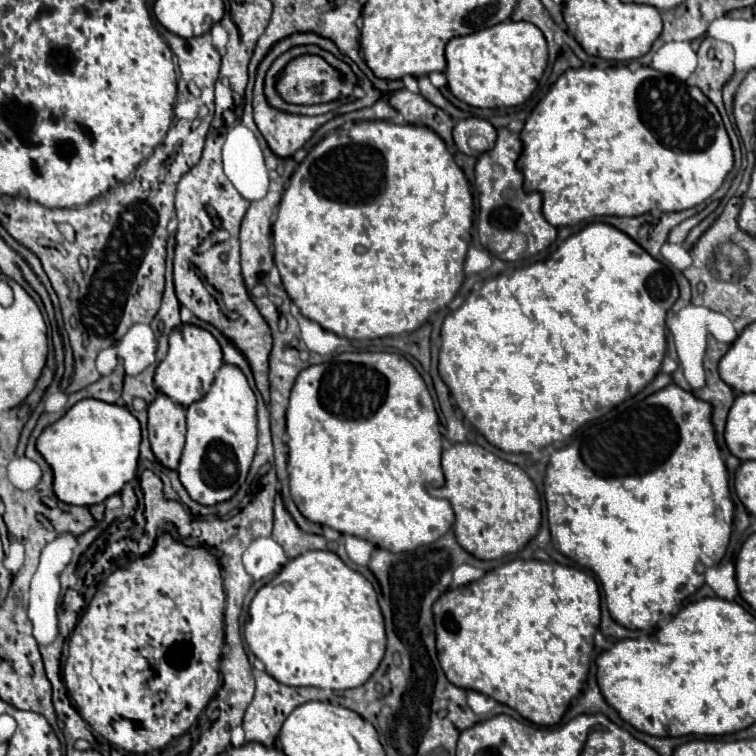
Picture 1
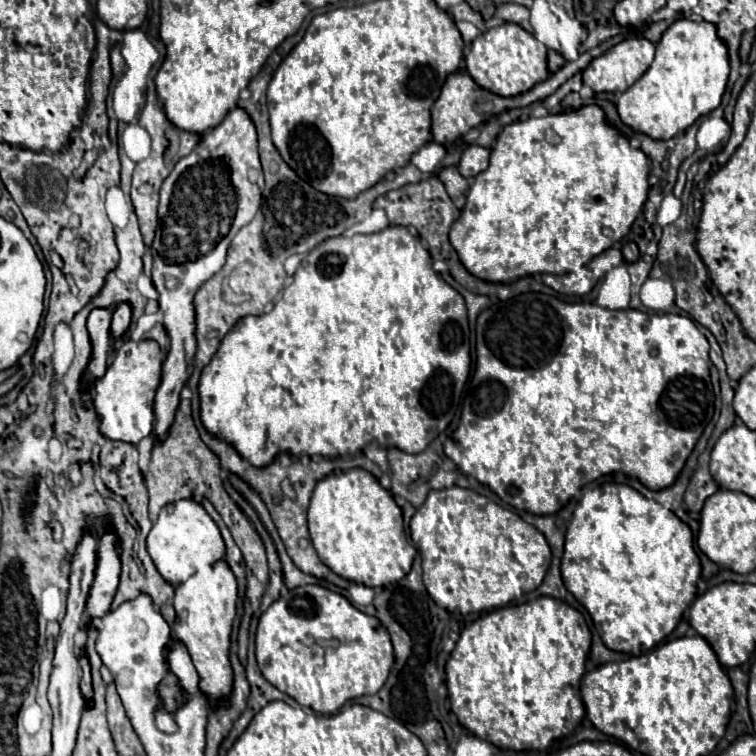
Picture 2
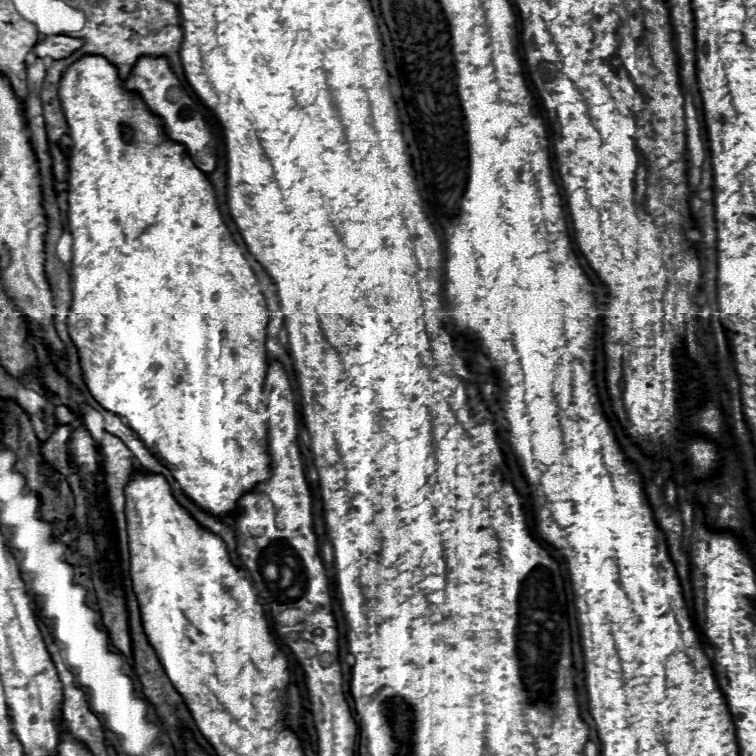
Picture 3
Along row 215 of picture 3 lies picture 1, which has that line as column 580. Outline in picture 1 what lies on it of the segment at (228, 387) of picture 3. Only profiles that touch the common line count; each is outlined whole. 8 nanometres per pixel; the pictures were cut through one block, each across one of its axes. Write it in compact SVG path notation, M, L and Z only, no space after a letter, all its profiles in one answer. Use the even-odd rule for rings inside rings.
M617 63L610 68L598 68L598 66L582 66L576 70L566 70L556 84L550 88L550 92L538 102L538 106L532 110L530 118L526 120L520 138L524 142L524 152L518 160L518 166L524 174L524 188L526 192L540 192L542 194L542 212L544 218L552 226L574 226L580 220L594 218L594 216L640 216L652 208L658 208L662 212L676 212L694 208L696 204L710 198L724 182L726 174L734 166L734 154L730 138L724 130L724 122L720 118L720 112L716 106L702 94L702 90L688 86L686 82L676 80L674 76L662 74L650 66L640 66L636 70L628 68L623 63Z

